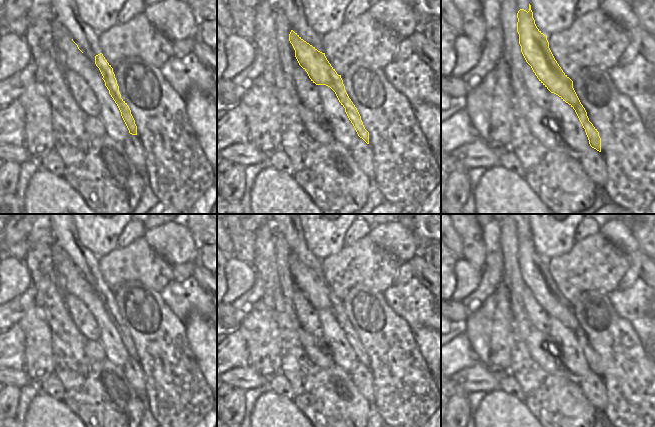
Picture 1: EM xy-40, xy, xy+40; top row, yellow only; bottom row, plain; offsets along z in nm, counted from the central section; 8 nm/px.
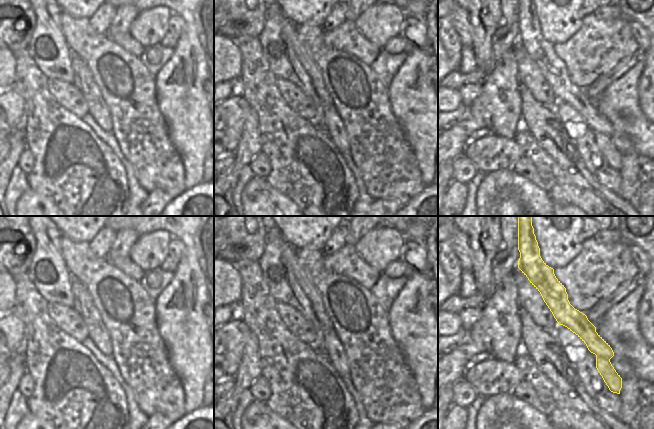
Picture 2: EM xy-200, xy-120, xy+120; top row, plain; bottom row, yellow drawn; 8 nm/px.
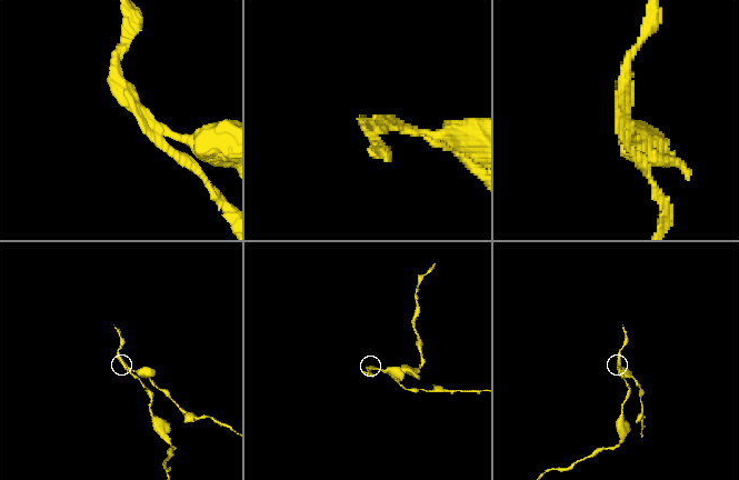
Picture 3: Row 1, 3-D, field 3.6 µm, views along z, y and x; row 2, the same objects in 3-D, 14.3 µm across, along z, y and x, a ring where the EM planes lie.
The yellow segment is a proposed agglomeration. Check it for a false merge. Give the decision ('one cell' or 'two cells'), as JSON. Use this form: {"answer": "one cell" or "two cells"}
{"answer": "two cells"}

